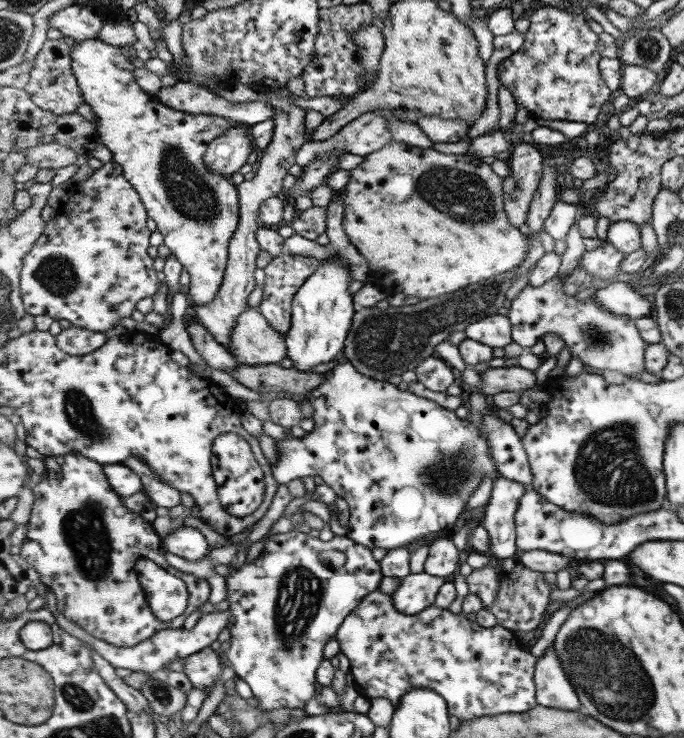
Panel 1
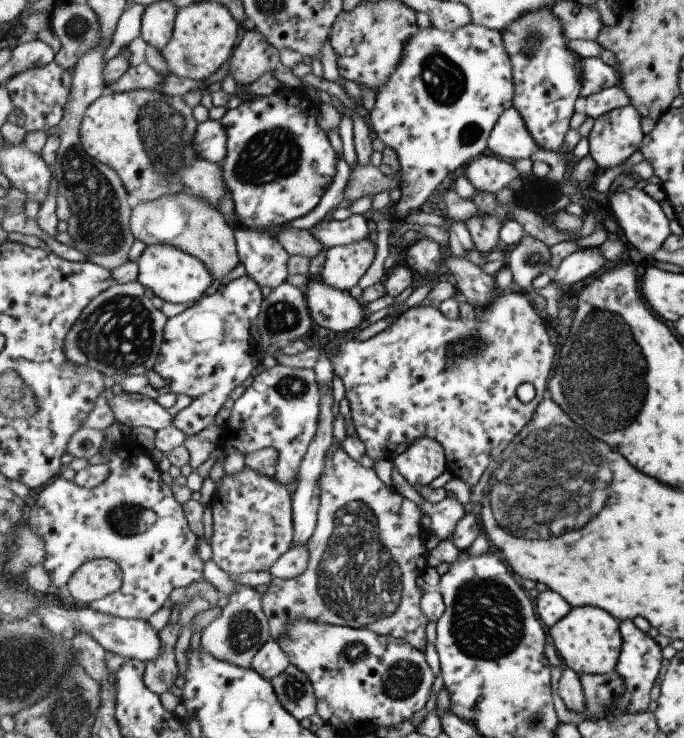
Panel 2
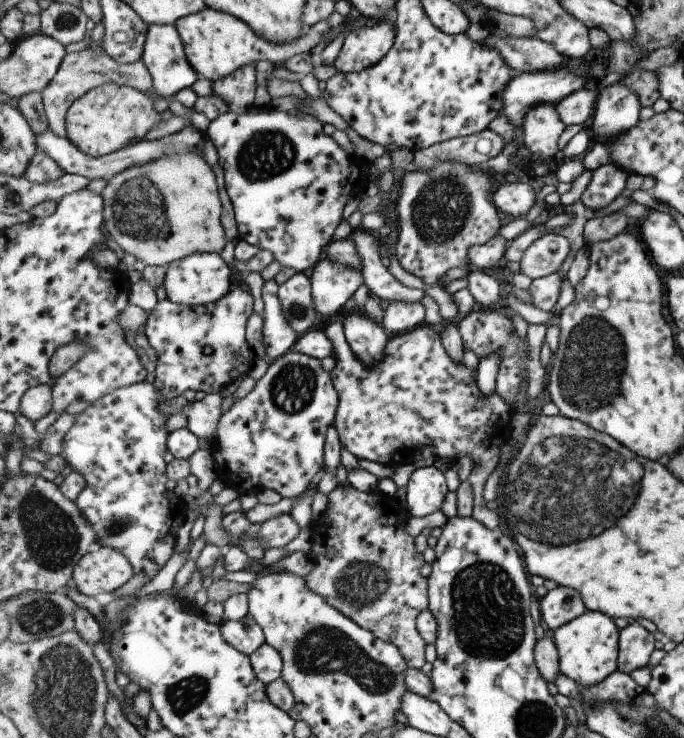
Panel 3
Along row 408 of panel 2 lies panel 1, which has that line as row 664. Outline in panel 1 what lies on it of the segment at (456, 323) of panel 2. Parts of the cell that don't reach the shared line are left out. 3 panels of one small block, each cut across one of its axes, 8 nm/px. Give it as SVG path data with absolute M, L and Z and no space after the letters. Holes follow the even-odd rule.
M381 590L371 592L362 604L351 613L339 628L336 639L340 642L342 654L350 663L349 672L361 696L369 700L388 698L397 706L402 696L411 689L430 688L447 701L450 714L461 720L473 720L477 716L495 716L529 712L537 707L535 698L535 664L539 657L523 650L521 639L503 625L490 628L479 626L469 620L463 612L453 614L436 605L416 615L399 612L395 608L394 596Z

